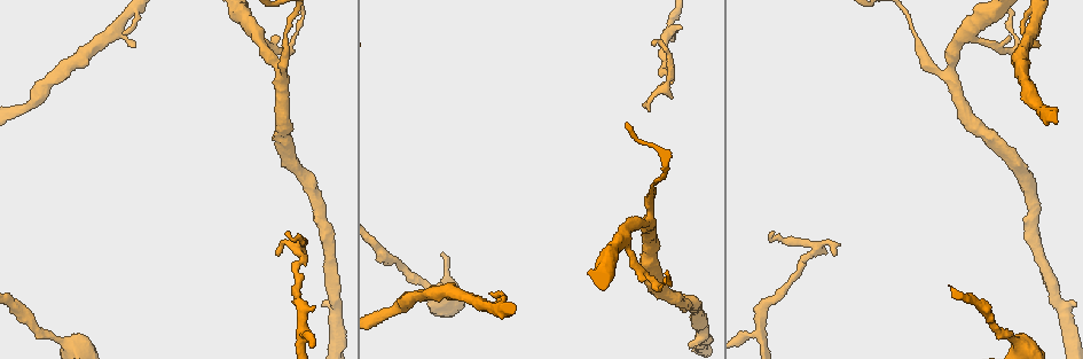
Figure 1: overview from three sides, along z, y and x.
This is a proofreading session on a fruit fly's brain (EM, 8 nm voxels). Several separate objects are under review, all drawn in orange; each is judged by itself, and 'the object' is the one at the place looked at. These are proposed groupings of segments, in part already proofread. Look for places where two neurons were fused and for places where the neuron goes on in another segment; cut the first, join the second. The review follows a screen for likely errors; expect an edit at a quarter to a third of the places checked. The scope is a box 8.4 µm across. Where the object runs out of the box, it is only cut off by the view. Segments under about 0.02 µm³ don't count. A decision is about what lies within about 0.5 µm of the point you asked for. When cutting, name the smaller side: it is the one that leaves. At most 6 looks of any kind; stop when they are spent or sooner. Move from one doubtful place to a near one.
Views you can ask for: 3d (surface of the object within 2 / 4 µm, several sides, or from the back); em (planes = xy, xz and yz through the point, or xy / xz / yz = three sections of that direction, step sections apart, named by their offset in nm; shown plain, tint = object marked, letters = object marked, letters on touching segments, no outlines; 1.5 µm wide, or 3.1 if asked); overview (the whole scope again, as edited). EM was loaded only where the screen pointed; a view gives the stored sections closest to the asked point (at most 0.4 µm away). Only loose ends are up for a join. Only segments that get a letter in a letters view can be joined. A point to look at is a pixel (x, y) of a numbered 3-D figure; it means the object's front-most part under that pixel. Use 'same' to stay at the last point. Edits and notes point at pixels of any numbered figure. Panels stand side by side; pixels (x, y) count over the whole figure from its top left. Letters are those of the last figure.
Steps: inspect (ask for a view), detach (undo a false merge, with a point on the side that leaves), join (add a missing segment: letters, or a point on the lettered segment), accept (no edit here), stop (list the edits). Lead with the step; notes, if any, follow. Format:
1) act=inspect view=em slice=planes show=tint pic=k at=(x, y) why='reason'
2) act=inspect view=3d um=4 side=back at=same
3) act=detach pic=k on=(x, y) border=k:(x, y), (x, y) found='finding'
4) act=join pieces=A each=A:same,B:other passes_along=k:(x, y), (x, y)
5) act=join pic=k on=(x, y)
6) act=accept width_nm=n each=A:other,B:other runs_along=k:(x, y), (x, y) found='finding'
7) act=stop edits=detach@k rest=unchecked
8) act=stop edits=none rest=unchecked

act=inspect view=em slice=xz step=8 show=letters pic=1 at=(651, 45) why='tapers out'

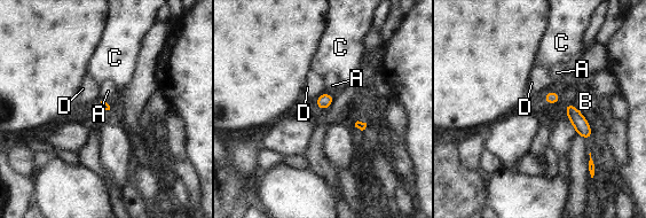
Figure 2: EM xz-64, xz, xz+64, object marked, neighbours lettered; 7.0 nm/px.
act=inspect view=em slice=planes show=letters at=same why='cut it another way'

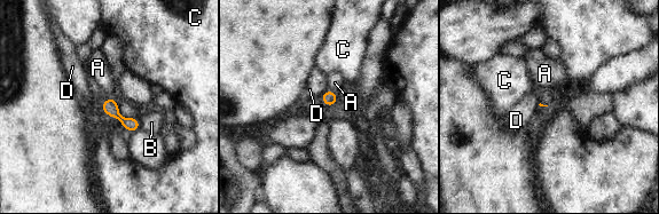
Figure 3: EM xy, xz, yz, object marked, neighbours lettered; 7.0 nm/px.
act=accept each=A:other,B:other,C:other,D:other border=3:(326, 89), (321, 95) found='none of them fits'

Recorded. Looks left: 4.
act=inspect view=em slice=planes show=tint pic=1 at=(1014, 44) why='abrupt turn'

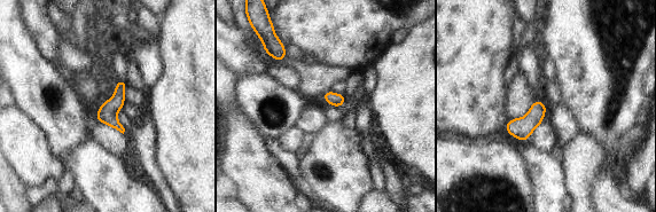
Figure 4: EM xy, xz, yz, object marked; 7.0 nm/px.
act=inspect view=em slice=planes show=letters at=same

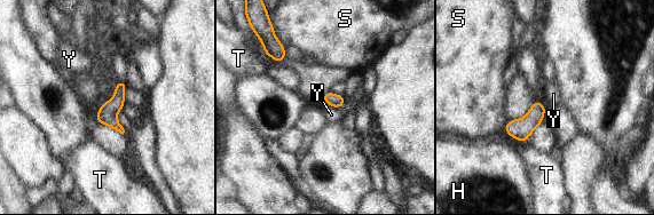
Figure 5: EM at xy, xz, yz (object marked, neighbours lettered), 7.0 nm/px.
act=accept longest_contact=S:160nm each=H:other,S:other,T:other,Y:other border=5:(326, 104), (333, 108), (341, 108) found='one neuron here'

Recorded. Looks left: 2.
act=inspect view=em slice=xy step=8 show=tint pic=1 at=(500, 299) why='branch stops here'

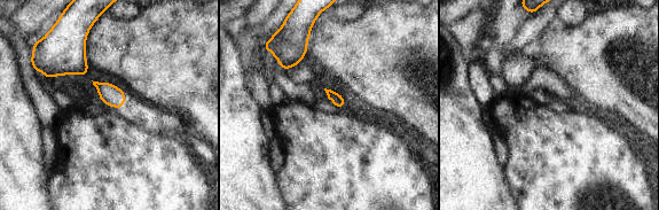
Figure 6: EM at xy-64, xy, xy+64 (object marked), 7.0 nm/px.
act=inspect view=em slice=planes show=letters at=same

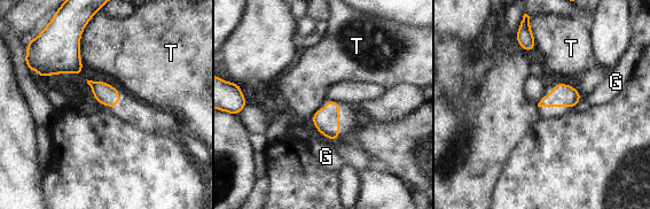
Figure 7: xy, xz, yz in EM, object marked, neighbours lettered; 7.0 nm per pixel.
act=accept each=G:other,T:other border=7:(83, 32), (80, 37), (81, 63) found='no lettered segment goes on from it'

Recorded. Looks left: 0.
act=stop edits=none rest=unchecked

